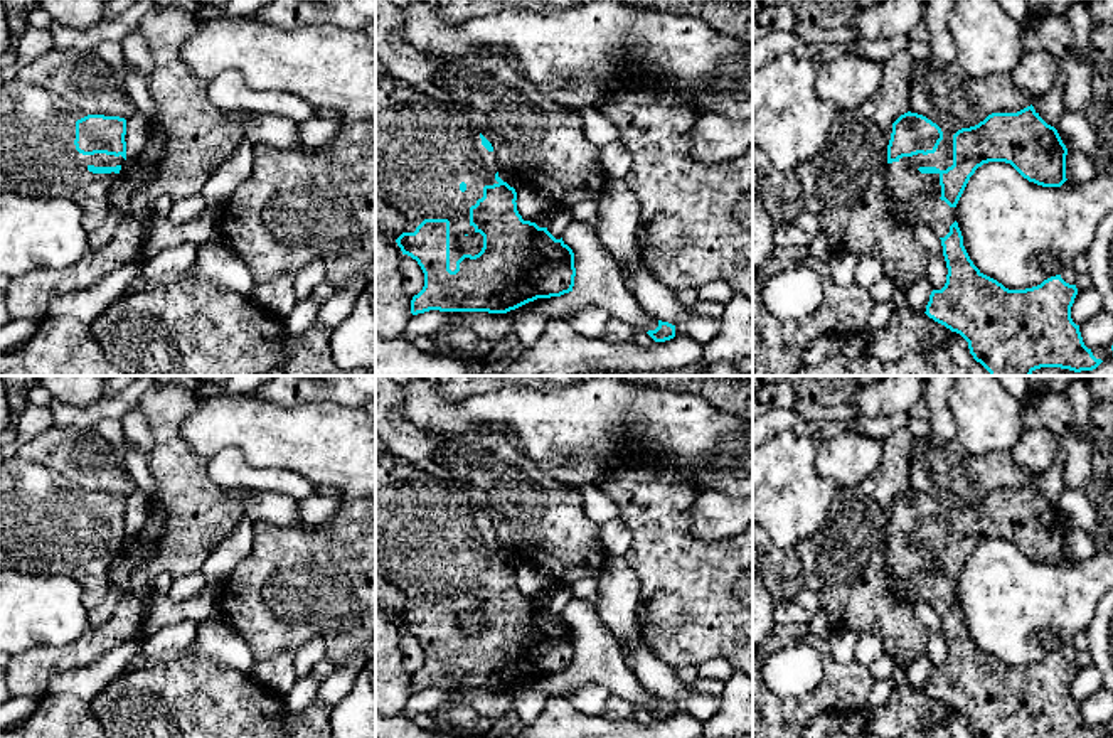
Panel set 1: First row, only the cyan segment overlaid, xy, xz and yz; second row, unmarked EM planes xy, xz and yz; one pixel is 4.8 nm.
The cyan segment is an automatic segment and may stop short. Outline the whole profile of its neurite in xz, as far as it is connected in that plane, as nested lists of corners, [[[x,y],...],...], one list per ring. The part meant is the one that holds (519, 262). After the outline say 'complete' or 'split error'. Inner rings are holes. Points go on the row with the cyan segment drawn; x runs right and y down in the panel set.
[[[375,78],[375,194],[406,219],[406,231],[396,243],[424,273],[424,286],[411,300],[413,315],[429,310],[507,313],[537,298],[572,291],[572,249],[547,227],[522,219],[517,192],[498,177],[500,170],[492,143],[473,128],[466,115],[394,78]],[[471,233],[483,236],[483,248],[475,256],[460,248]]] | split error

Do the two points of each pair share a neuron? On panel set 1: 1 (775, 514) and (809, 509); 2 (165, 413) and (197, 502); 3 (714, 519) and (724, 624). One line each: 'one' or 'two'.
1: one
2: one
3: two

